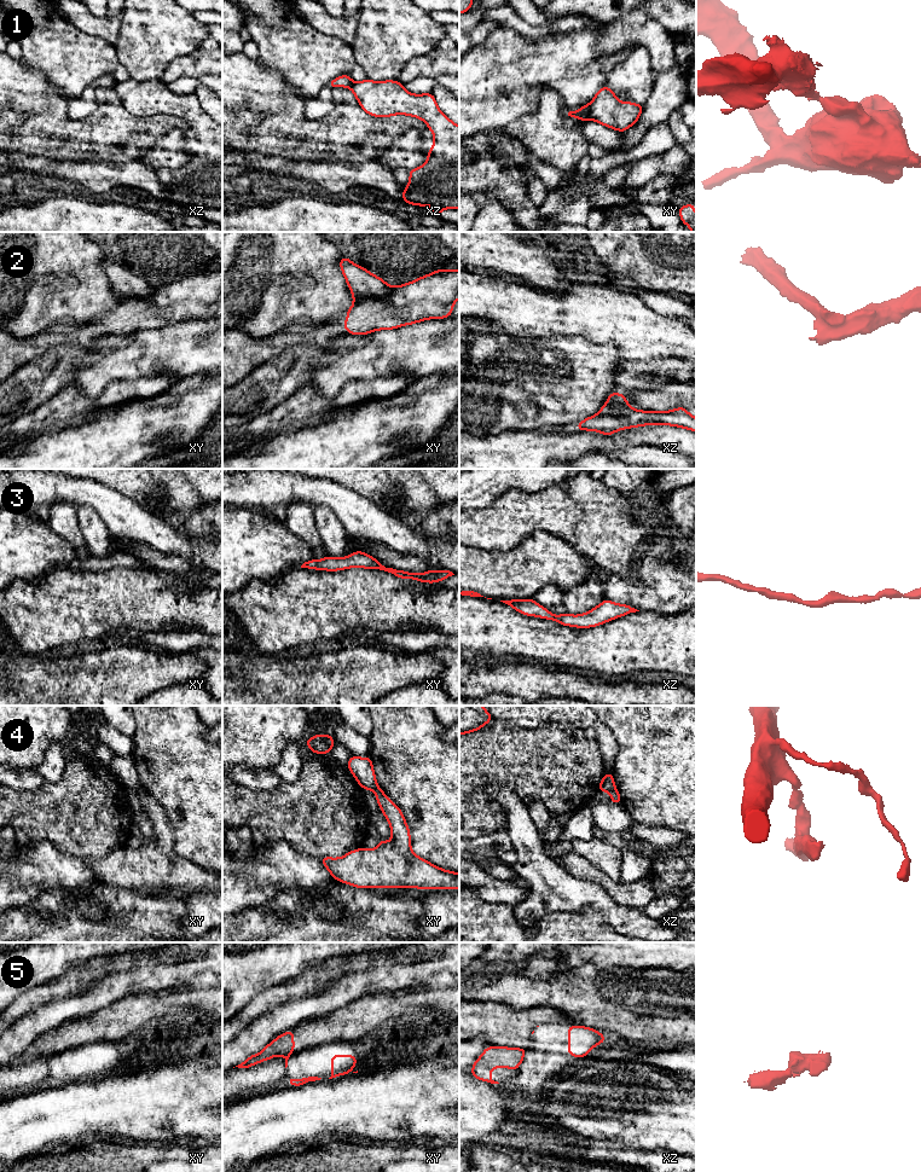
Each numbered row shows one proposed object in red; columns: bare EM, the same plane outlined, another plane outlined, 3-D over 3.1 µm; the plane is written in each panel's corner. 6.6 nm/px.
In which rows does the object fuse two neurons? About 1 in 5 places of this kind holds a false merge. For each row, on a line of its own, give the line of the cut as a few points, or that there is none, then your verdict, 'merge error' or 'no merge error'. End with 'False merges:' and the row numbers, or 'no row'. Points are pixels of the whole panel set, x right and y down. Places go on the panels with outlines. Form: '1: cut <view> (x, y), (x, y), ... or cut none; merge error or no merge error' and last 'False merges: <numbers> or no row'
1: cut xy (590, 104), (588, 117); merge error
2: cut xy (394, 288), (388, 297), (381, 299), (363, 297), (353, 292); merge error
3: cut none; no merge error
4: cut xy (377, 785), (374, 792); merge error
5: cut xy (288, 1056), (285, 1060); merge error
False merges: 1, 2, 4, 5

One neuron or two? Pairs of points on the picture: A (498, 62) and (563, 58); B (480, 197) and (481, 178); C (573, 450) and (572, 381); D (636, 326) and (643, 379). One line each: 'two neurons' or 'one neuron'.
A: one neuron
B: two neurons
C: two neurons
D: two neurons

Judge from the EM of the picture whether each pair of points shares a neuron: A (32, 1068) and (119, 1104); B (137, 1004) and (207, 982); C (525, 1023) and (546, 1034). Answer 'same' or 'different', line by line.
A: different
B: same
C: different

